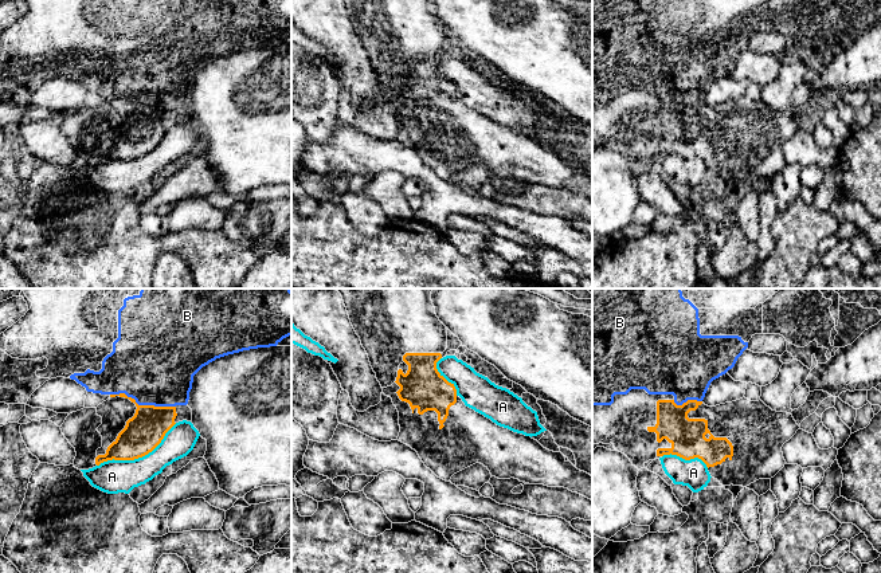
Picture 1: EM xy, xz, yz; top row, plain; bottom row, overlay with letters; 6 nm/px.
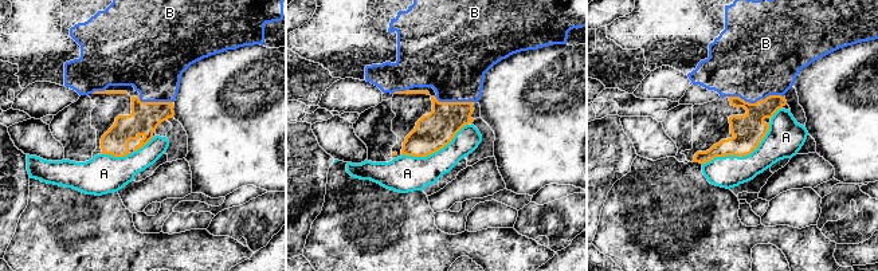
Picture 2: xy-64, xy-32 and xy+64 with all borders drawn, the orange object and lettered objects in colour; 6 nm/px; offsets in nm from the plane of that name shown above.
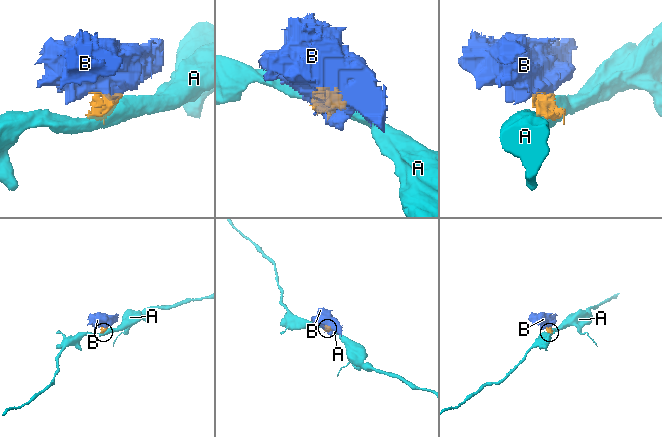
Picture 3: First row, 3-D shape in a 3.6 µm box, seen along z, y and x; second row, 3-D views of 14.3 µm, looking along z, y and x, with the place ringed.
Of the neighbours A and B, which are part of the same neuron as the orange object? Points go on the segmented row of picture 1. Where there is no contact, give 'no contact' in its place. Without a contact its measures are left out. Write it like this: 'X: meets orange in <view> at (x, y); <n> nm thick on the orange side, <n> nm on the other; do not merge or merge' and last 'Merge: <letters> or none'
A: meets orange in xy at (137, 458); 220 nm thick on the orange side, 200 nm on the other; do not merge
B: meets orange in xy at (143, 405); 220 nm thick on the orange side, 460 nm on the other; do not merge
Merge: none

